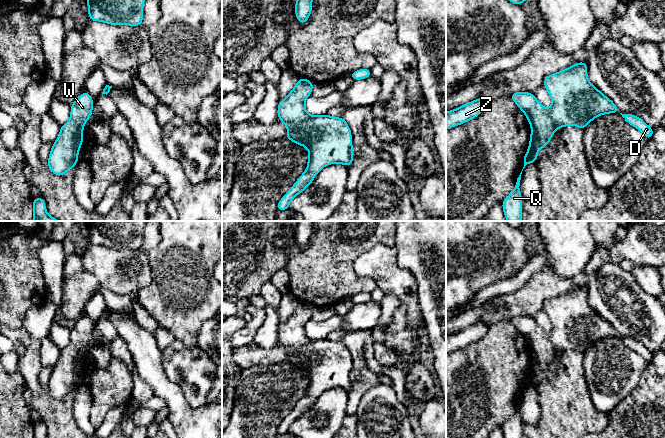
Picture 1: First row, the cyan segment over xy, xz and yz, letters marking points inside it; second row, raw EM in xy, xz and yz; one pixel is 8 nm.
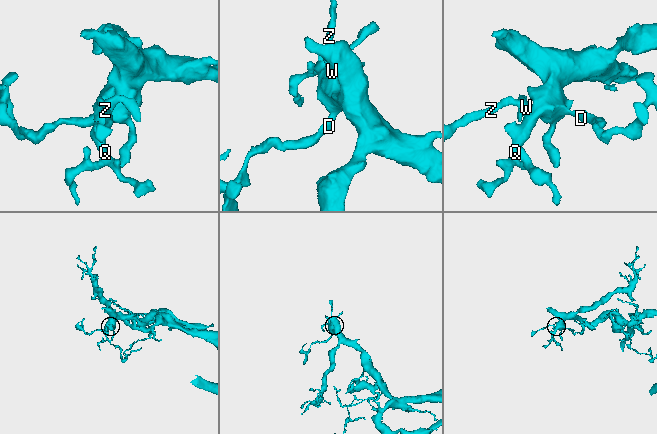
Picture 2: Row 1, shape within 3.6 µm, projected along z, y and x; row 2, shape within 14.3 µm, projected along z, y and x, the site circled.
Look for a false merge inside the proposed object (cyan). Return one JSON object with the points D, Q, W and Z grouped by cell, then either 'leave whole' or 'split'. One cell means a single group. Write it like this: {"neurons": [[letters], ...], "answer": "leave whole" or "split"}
{"neurons": [["D", "Q", "W", "Z"]], "answer": "leave whole"}

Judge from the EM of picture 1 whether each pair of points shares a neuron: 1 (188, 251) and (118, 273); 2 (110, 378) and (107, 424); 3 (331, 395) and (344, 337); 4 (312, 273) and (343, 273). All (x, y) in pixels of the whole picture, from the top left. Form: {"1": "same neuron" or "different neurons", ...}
{"1": "different neurons", "2": "different neurons", "3": "different neurons", "4": "same neuron"}

